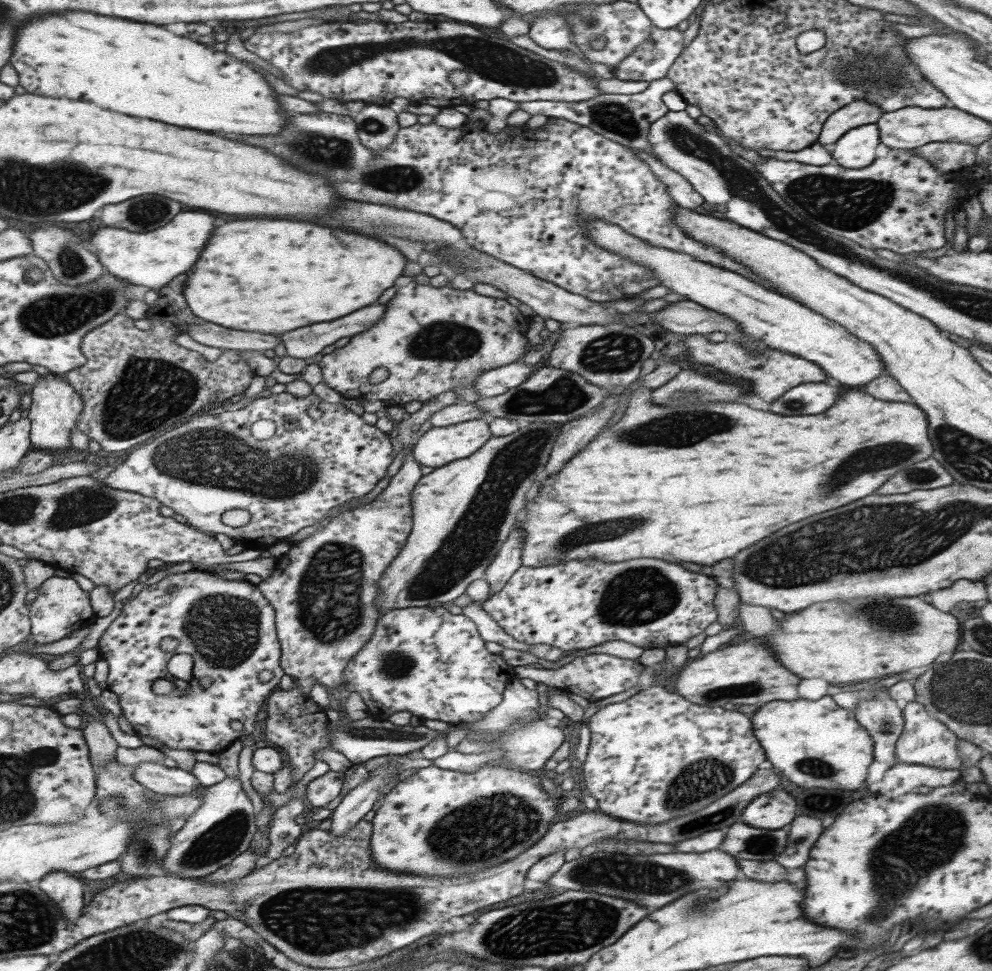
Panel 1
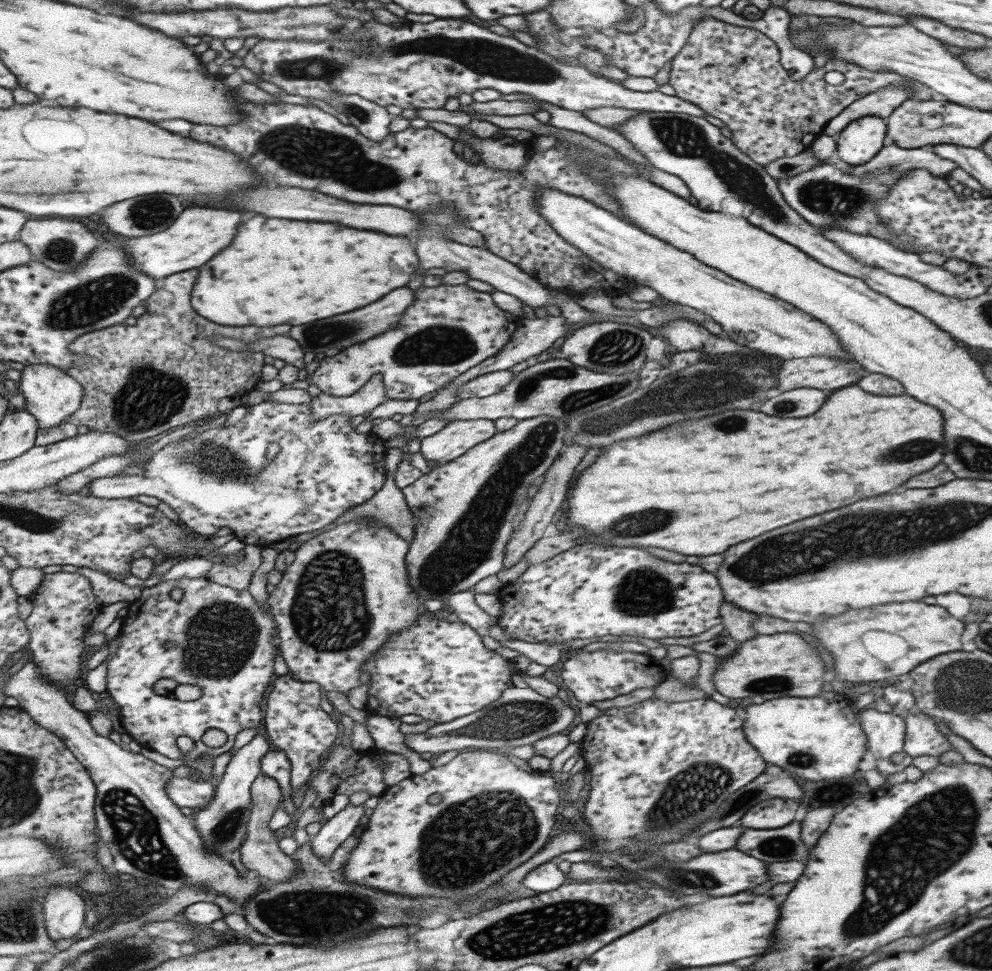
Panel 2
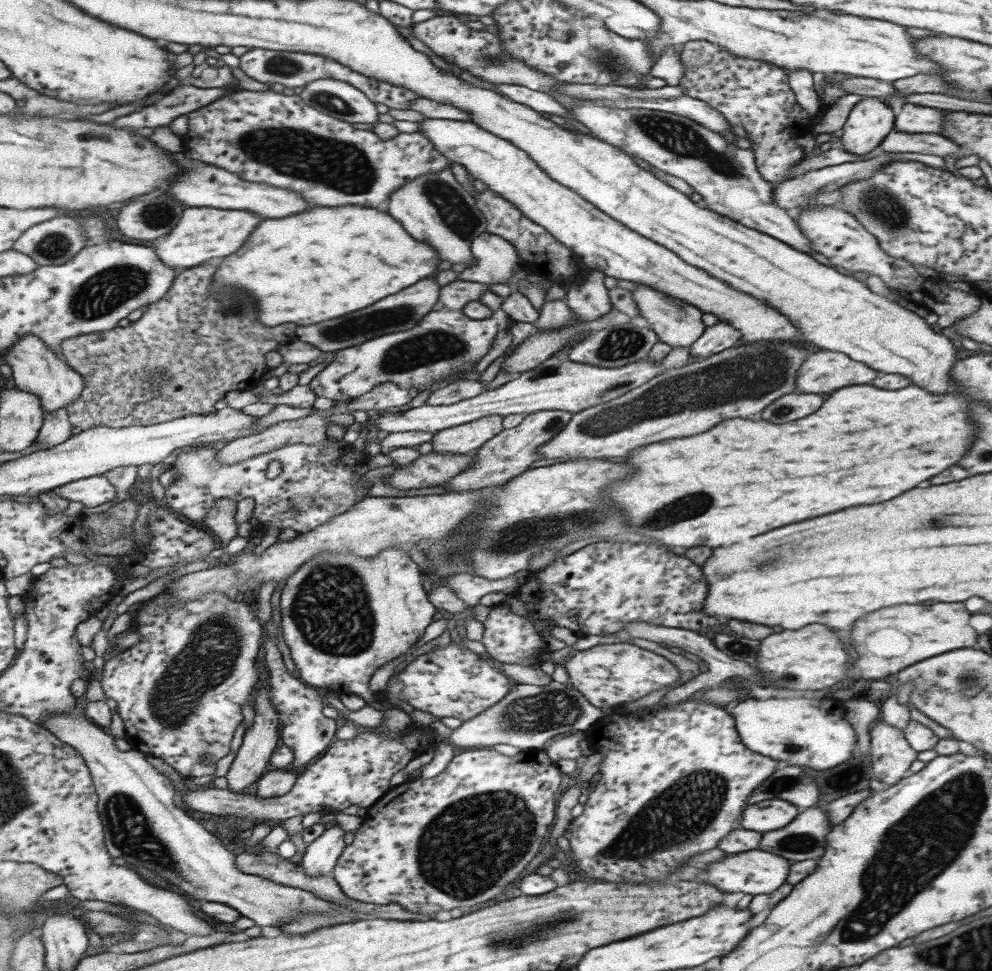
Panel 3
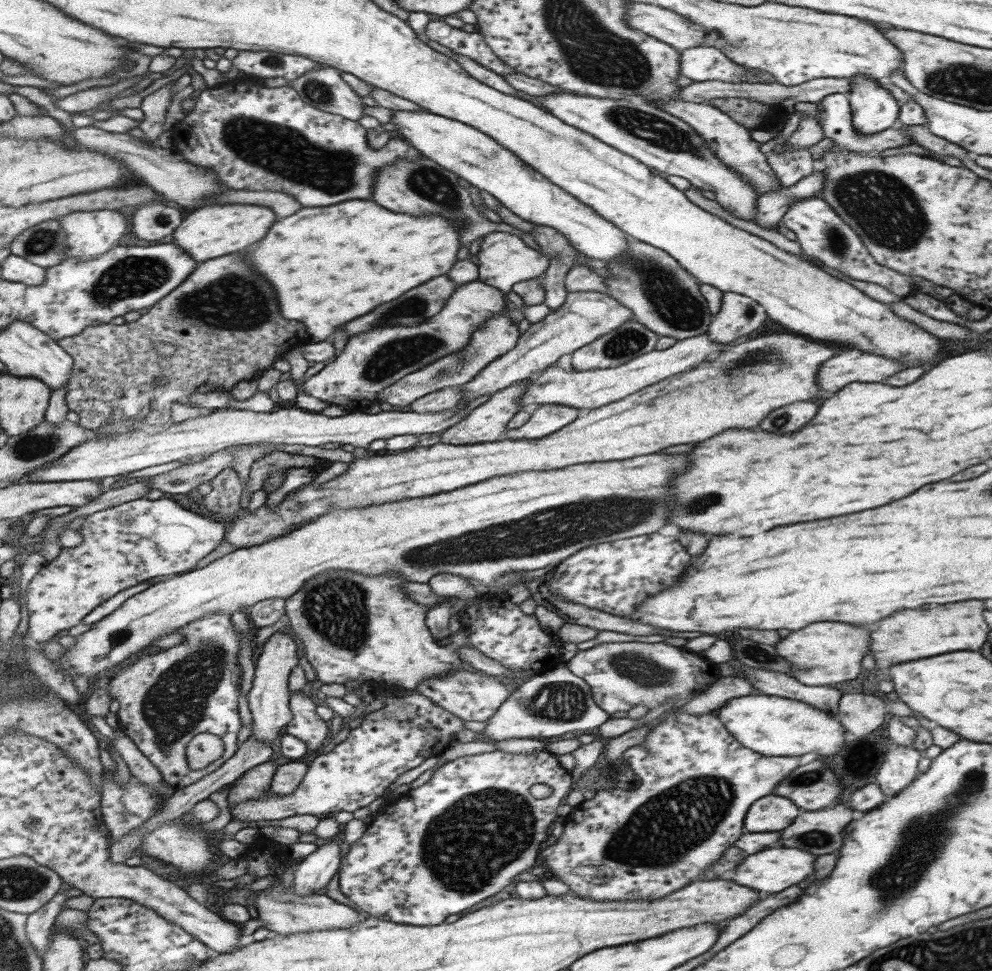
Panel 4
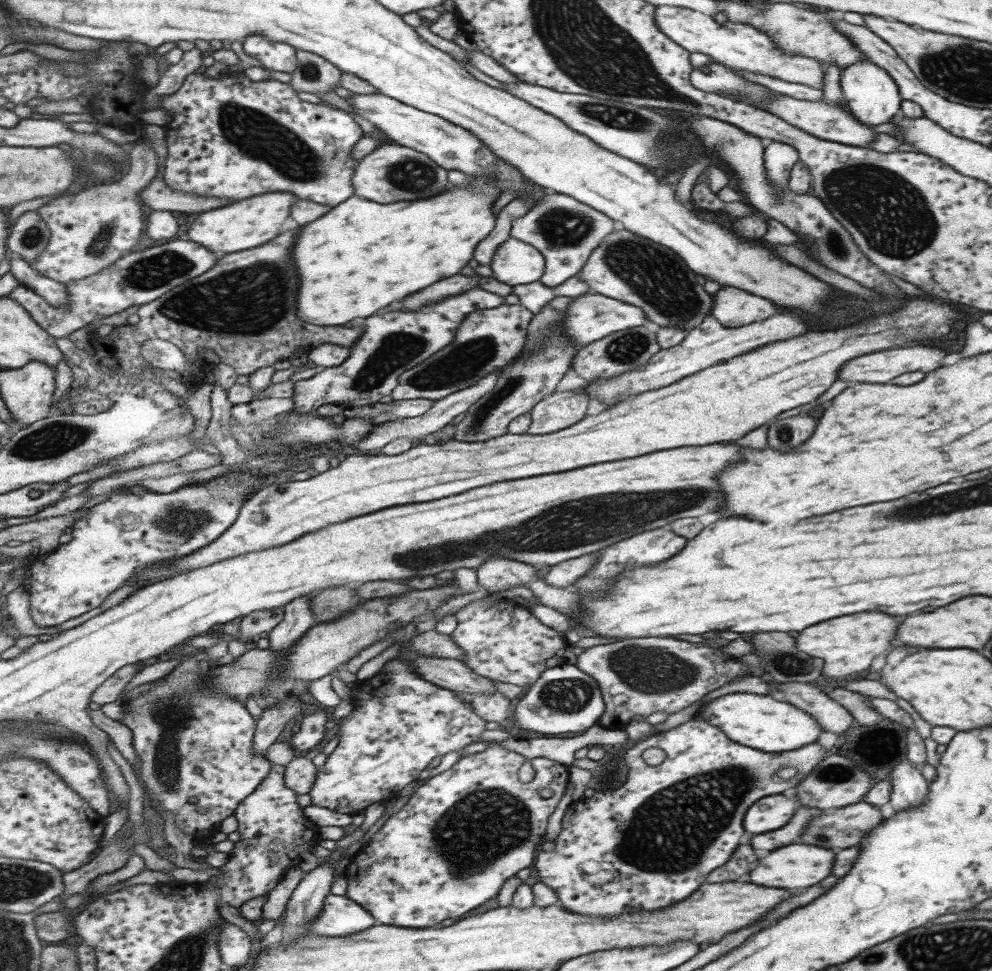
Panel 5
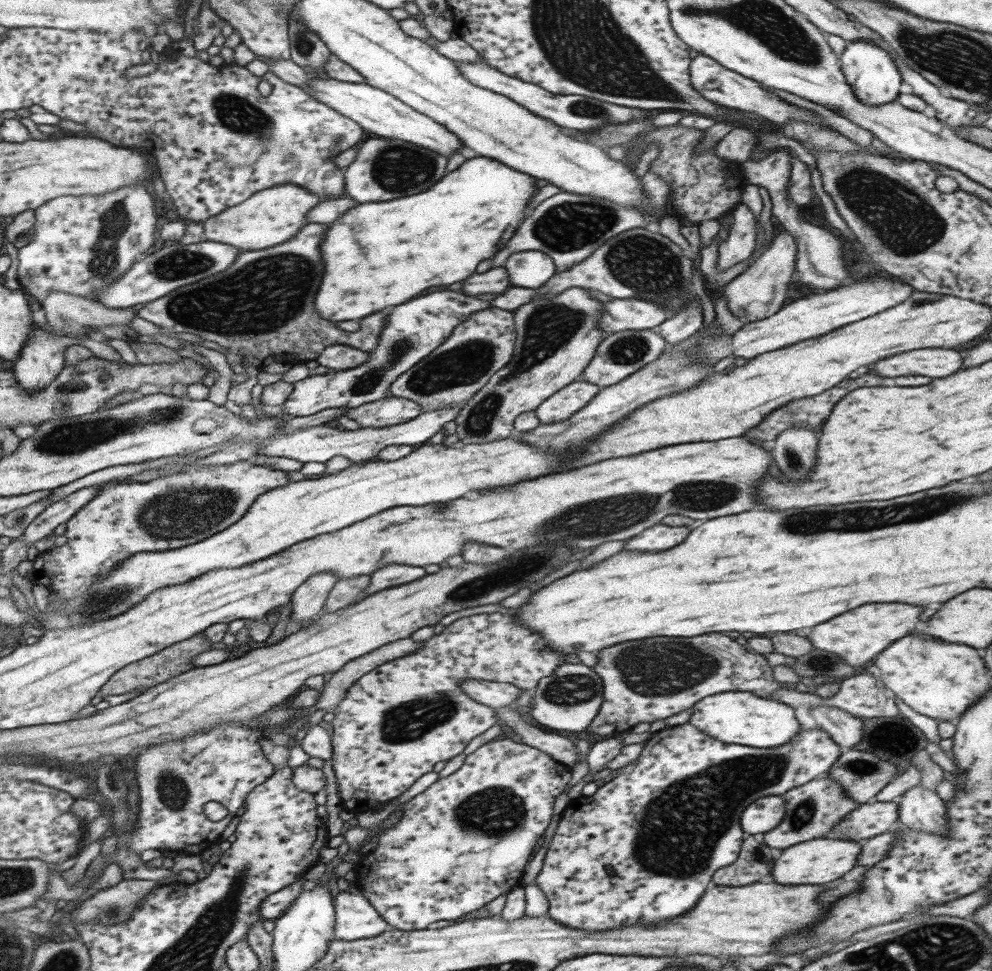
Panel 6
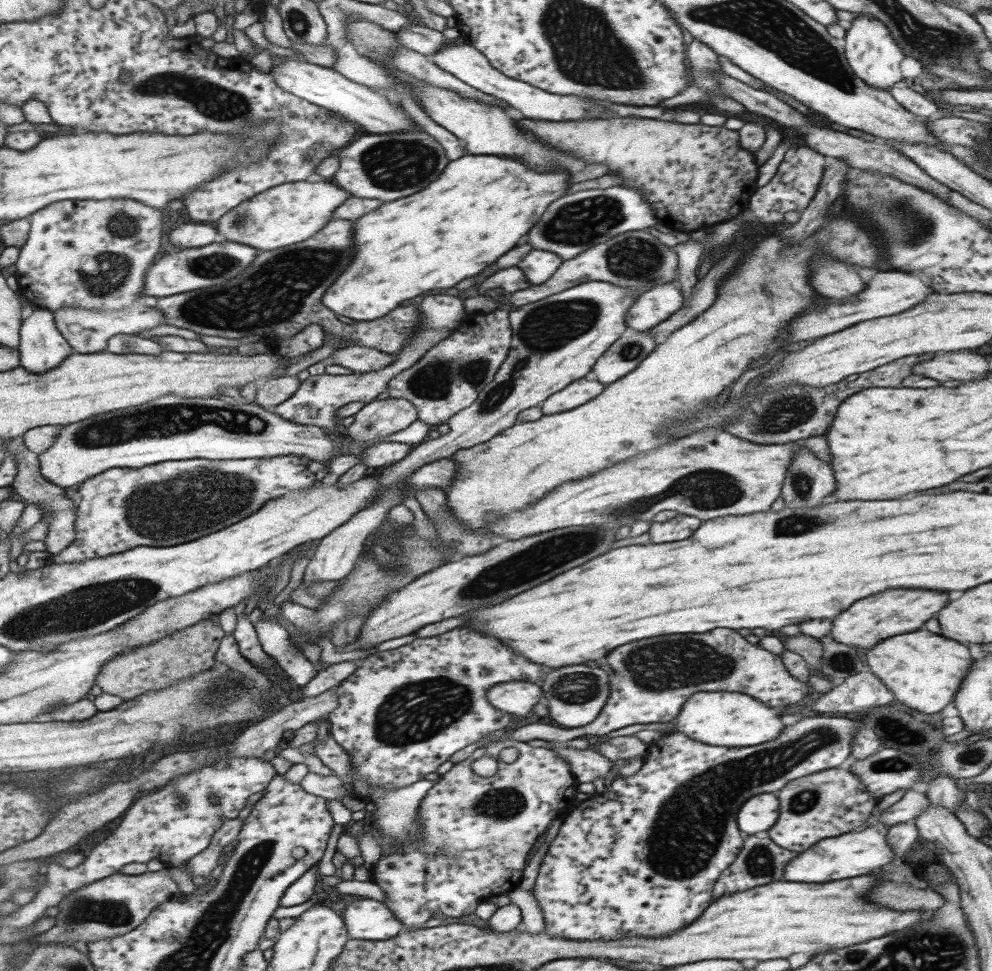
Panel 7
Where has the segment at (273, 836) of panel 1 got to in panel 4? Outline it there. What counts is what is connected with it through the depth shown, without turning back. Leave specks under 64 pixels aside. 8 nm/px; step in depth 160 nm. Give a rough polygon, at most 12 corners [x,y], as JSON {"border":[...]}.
{"border":[[292,691],[286,732],[309,752],[331,738],[309,691]]}

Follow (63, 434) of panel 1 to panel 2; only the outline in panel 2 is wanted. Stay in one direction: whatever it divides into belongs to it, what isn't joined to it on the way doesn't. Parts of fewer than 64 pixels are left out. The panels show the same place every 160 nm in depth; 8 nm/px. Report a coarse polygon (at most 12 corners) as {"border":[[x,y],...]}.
{"border":[[26,365],[16,385],[40,429],[68,422],[83,385],[65,369]]}

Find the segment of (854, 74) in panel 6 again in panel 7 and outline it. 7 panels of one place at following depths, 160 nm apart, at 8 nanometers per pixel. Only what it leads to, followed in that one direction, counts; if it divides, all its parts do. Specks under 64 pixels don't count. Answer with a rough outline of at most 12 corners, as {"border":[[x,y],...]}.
{"border":[[863,14],[845,25],[843,54],[867,86],[903,79],[890,30]]}

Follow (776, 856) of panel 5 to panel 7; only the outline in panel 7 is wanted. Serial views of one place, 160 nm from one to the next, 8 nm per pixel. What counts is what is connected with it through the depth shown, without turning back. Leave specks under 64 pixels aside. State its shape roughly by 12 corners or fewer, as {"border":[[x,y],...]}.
{"border":[[888,827],[823,838],[785,866],[785,882],[861,876],[894,858]]}

